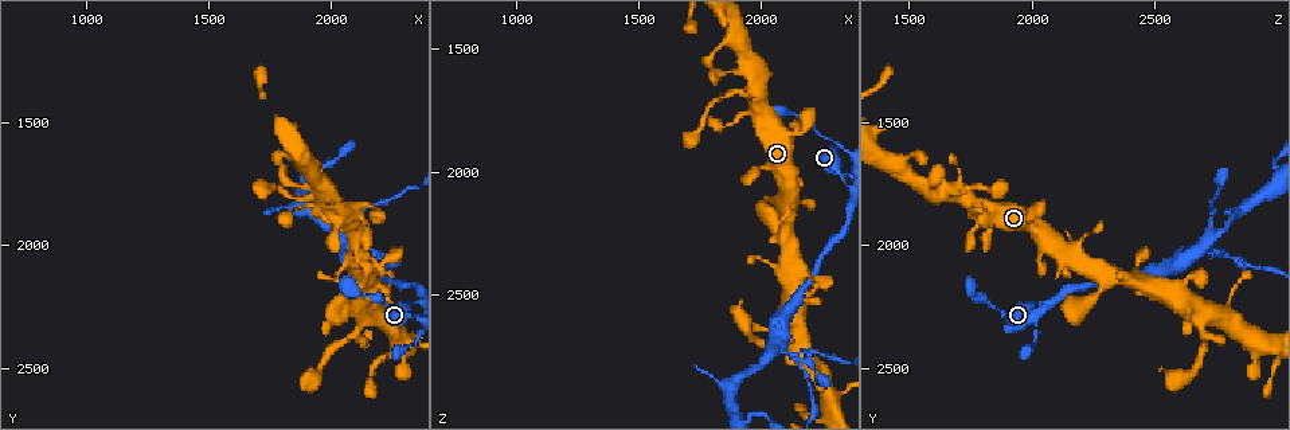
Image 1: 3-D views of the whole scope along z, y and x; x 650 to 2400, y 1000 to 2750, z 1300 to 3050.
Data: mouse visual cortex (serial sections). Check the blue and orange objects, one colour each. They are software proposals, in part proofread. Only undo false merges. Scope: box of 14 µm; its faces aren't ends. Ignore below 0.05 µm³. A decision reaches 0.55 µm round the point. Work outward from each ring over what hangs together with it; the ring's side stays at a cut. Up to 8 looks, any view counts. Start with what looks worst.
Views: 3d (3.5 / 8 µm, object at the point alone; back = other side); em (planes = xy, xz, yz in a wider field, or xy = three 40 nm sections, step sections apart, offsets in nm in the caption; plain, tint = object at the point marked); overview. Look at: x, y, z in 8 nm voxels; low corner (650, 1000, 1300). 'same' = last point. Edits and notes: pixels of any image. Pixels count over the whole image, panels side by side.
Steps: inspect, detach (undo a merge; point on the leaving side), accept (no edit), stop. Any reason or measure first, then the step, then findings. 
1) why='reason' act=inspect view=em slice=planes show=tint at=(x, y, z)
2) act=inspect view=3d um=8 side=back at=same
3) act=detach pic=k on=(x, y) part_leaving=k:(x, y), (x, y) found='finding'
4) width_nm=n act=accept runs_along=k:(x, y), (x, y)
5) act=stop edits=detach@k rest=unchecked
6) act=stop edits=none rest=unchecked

why='three-way junction' act=inspect view=3d um=3.5 at=(2170, 2020, 2760)

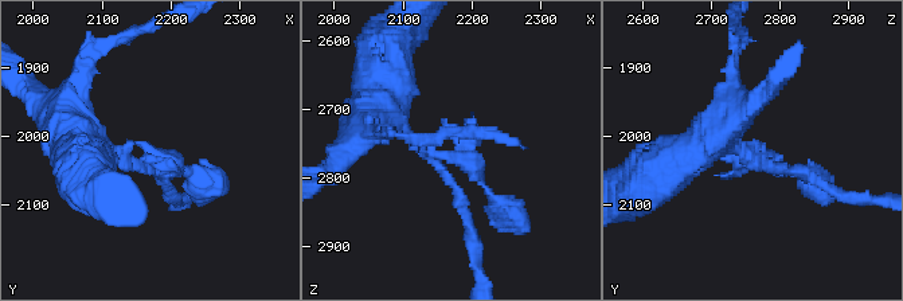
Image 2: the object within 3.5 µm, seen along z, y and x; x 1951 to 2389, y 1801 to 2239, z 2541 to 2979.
act=inspect view=em slice=xy step=5 show=tint at=(2160, 2010, 2770)

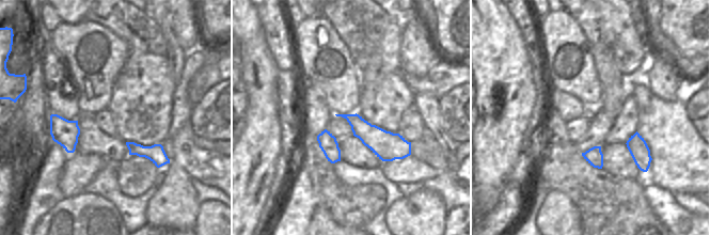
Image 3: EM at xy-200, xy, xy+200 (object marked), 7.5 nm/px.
width_nm=180 act=accept runs_along=2:(378, 110), (418, 148), (468, 161), (501, 203) found='one cell here'

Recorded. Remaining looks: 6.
why='sharp bend' act=inspect view=3d um=8 at=(2130, 2300, 2690)

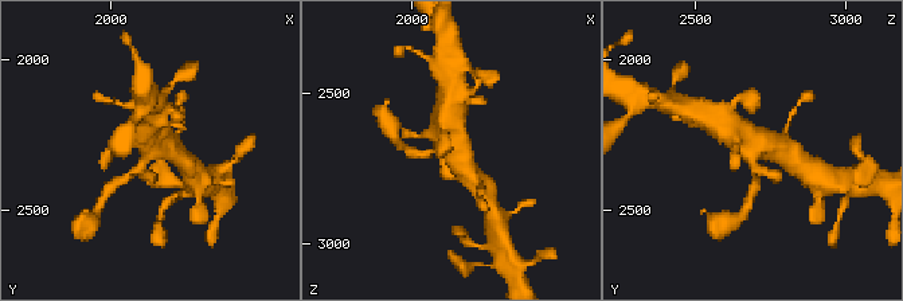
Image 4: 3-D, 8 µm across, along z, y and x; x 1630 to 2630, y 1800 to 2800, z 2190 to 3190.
act=inspect view=3d um=3.5 at=(2130, 2300, 2680)

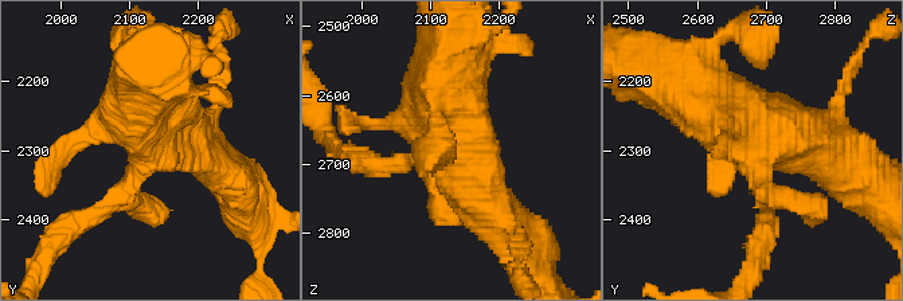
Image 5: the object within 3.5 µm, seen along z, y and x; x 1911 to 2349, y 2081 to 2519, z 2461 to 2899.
act=inspect view=em slice=xy step=5 show=tint at=(2125, 2300, 2685)

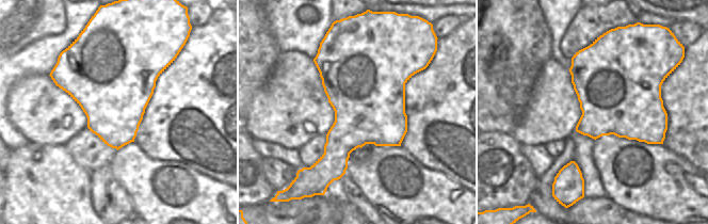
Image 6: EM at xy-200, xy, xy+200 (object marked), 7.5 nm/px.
width_nm=600 act=accept runs_along=5:(685, 83), (730, 116), (823, 149) found='all the same cell'

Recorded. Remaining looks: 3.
why='abrupt turn' act=inspect view=3d um=3.5 side=back at=(1980, 1830, 1760)

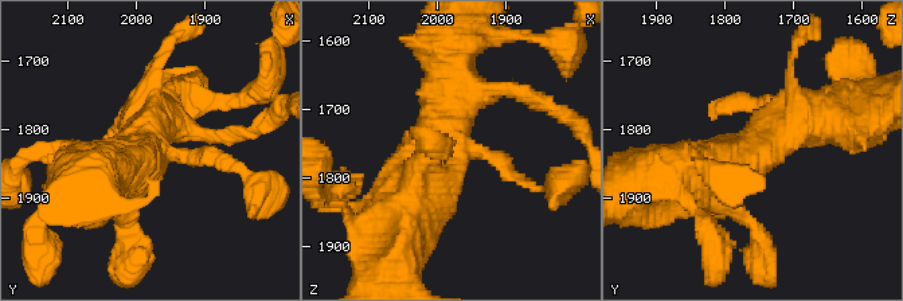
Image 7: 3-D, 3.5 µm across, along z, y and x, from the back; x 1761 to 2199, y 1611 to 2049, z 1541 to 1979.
act=inspect view=em slice=xy step=5 show=tint at=same

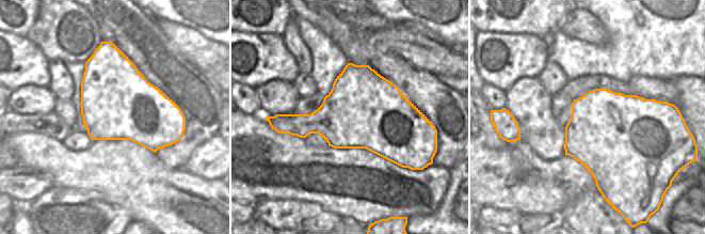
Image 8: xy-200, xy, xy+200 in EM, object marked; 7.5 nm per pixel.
act=accept runs_along=7:(685, 175), (829, 117) found='all the same cell'

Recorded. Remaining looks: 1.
act=stop edits=none rest=unchecked

